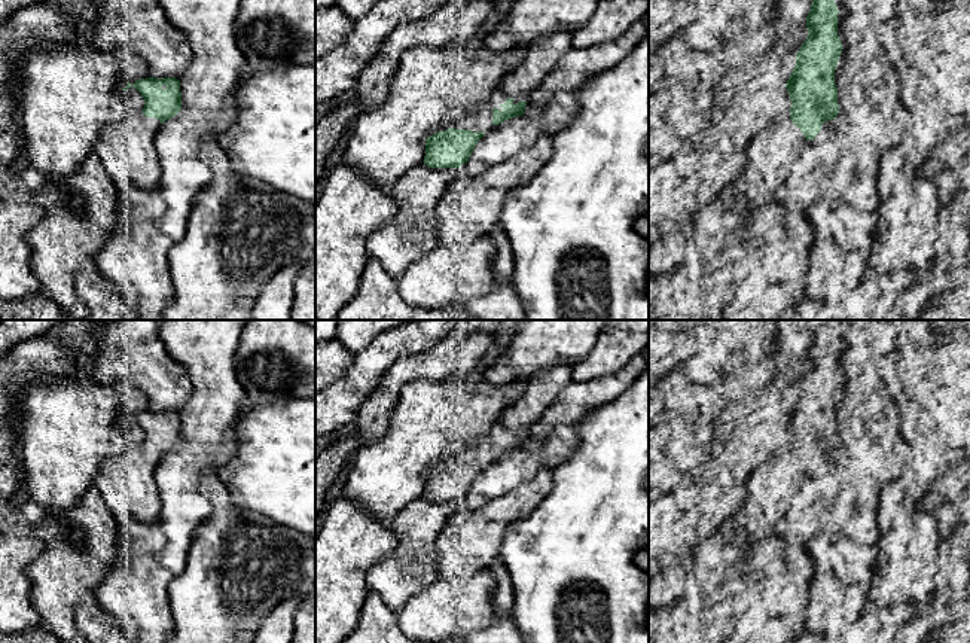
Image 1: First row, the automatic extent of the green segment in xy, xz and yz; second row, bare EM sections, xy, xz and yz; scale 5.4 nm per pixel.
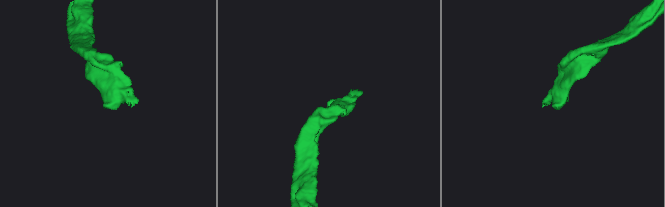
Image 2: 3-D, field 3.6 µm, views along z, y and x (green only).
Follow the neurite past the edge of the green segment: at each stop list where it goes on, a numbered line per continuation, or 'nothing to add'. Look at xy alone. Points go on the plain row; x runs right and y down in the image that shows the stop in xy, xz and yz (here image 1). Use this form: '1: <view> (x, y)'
nothing to add

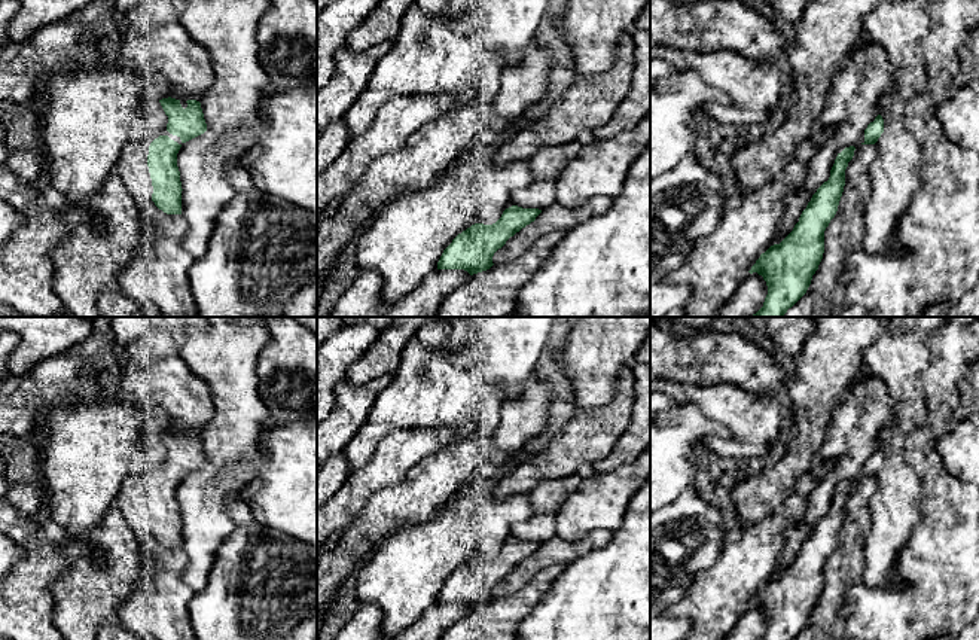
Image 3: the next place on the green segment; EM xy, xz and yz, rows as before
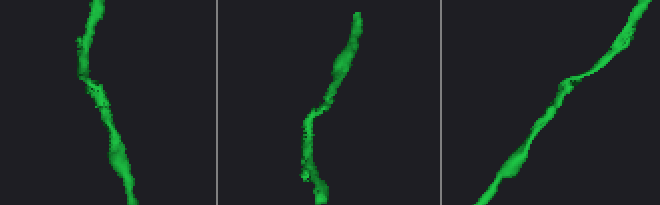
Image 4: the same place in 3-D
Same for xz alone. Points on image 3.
nothing to add

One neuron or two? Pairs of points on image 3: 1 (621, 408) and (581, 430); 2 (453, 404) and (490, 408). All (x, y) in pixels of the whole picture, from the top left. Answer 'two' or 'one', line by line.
1: one
2: two

